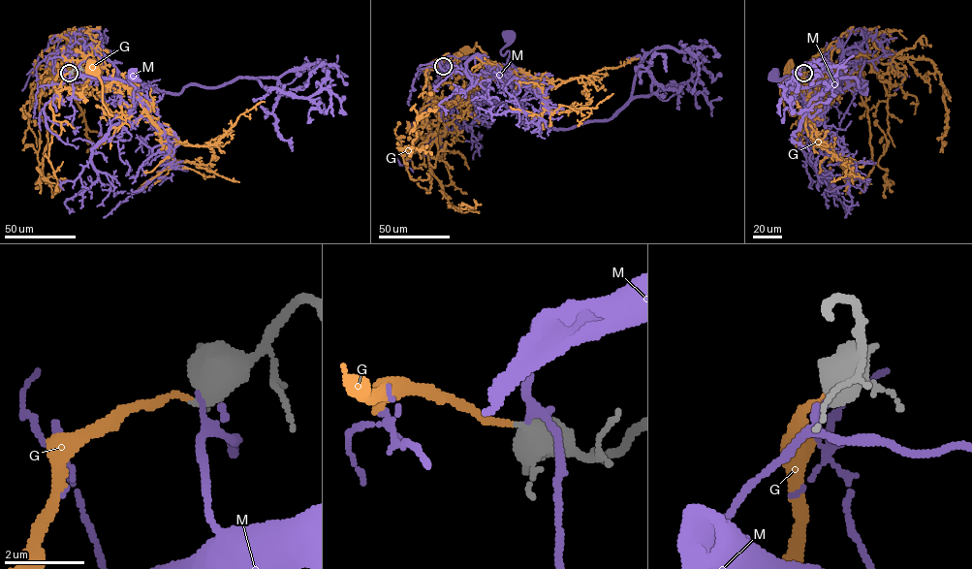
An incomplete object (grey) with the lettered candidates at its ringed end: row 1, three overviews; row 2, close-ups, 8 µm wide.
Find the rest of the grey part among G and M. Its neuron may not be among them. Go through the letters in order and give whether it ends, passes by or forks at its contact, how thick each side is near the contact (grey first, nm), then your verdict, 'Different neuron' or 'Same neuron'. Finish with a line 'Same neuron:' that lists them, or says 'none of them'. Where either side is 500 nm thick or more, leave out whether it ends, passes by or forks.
G: Thickness 550 nm (grey) against 140 nm. Same neuron
M: It forks there. Thickness 460 nm (grey) against 80 nm. Different neuron
Same neuron: G

